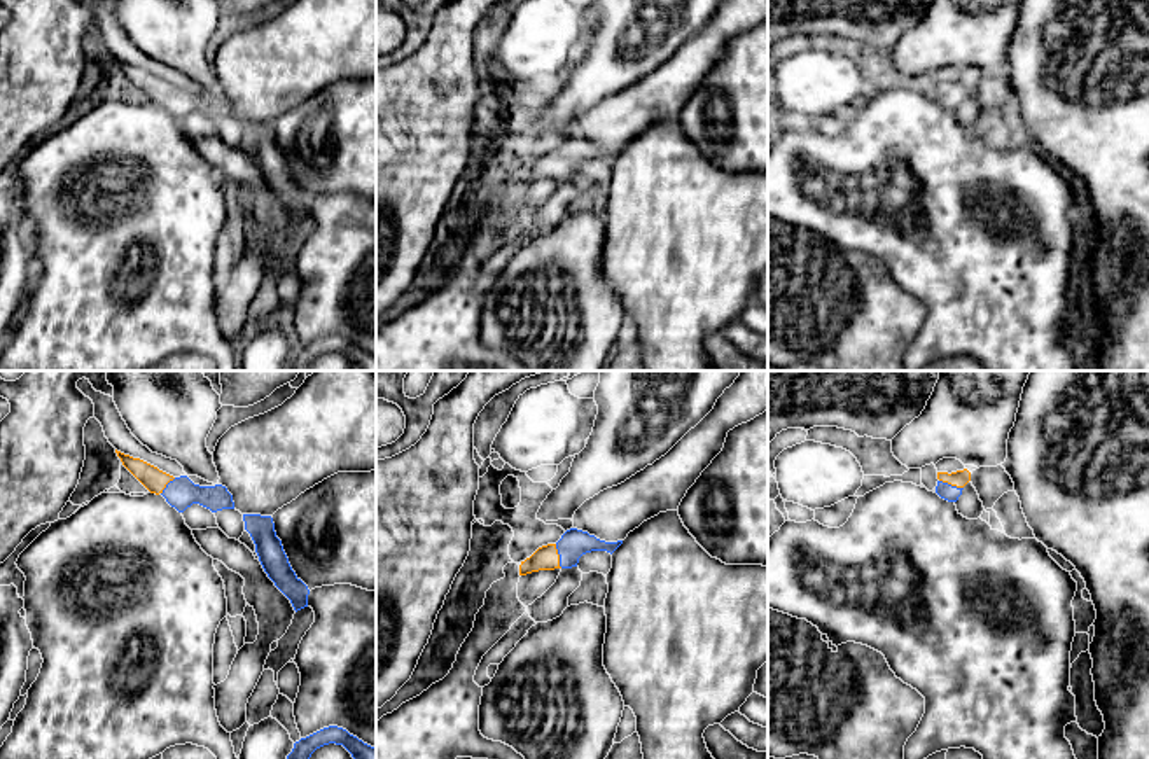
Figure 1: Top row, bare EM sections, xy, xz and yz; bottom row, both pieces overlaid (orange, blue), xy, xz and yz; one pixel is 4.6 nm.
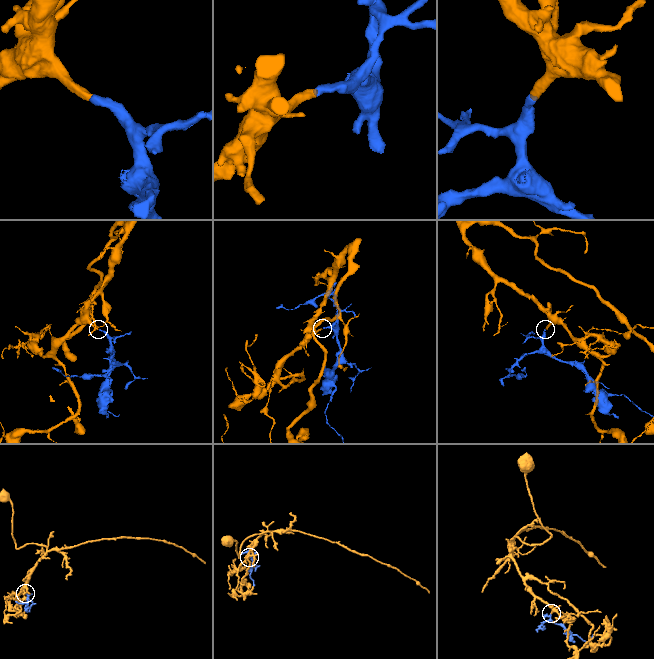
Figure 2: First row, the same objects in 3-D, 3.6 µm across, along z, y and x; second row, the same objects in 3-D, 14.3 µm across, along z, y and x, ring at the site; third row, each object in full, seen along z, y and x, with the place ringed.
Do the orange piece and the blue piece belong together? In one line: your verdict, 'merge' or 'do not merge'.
merge

